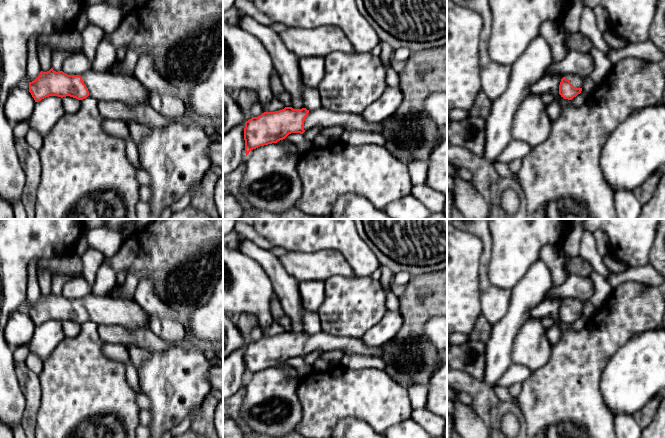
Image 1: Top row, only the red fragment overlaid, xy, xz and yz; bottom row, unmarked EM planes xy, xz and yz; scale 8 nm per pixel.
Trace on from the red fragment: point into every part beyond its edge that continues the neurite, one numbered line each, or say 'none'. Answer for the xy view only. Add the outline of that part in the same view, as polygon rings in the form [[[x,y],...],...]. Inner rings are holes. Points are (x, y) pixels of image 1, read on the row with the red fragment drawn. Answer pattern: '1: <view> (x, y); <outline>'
1: xy (106, 86); [[[89,70],[81,77],[88,88],[89,96],[99,102],[122,102],[126,105],[143,104],[150,97],[149,90],[135,76]]]

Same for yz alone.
1: yz (576, 81); [[[568,74],[564,76],[566,79],[570,81],[570,83],[575,87],[575,88],[582,88],[583,81],[582,78],[579,76],[573,75],[573,74]]]

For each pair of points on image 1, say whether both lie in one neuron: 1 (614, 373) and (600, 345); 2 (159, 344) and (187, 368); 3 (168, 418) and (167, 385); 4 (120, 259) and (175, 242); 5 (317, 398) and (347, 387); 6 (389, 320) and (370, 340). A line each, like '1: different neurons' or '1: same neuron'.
1: different neurons
2: different neurons
3: same neuron
4: same neuron
5: same neuron
6: same neuron

